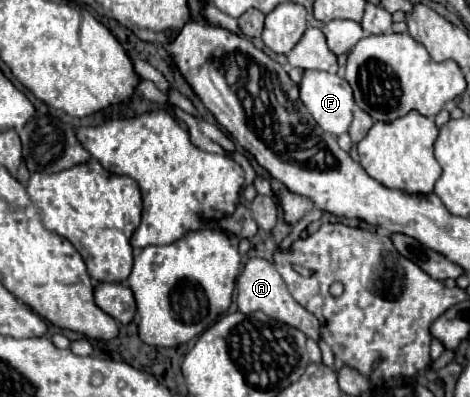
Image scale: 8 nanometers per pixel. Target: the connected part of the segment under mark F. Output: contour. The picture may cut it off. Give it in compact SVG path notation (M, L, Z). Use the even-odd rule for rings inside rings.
M304 71L302 81L300 81L300 99L306 105L306 109L310 111L310 115L314 117L314 121L332 135L344 135L350 129L350 121L354 119L352 109L354 109L354 95L352 89L348 85L346 79L332 75L332 73L324 73L324 71Z

